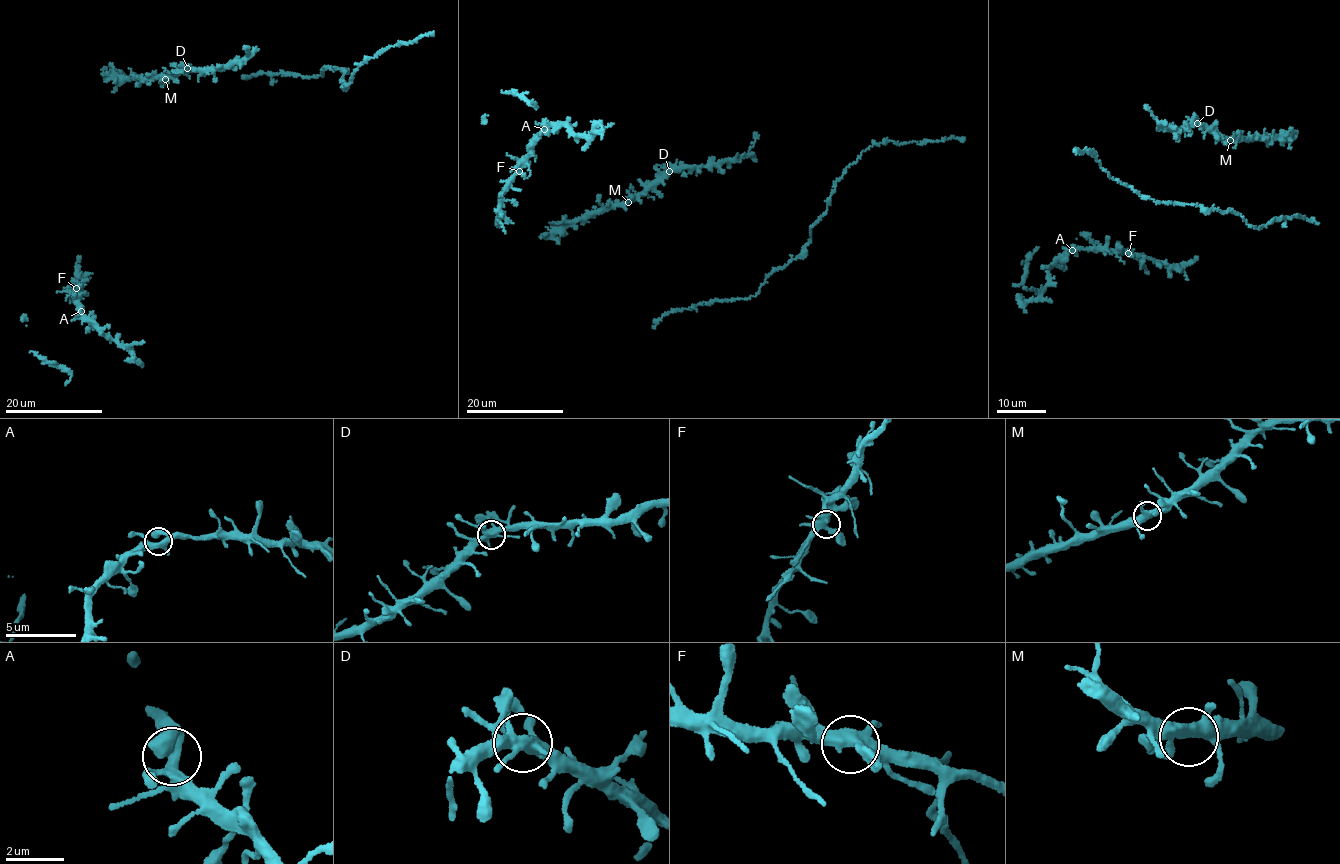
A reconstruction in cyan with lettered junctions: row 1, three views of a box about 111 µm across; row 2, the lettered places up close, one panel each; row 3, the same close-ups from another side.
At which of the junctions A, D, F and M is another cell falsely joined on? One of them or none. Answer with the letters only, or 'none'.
none

